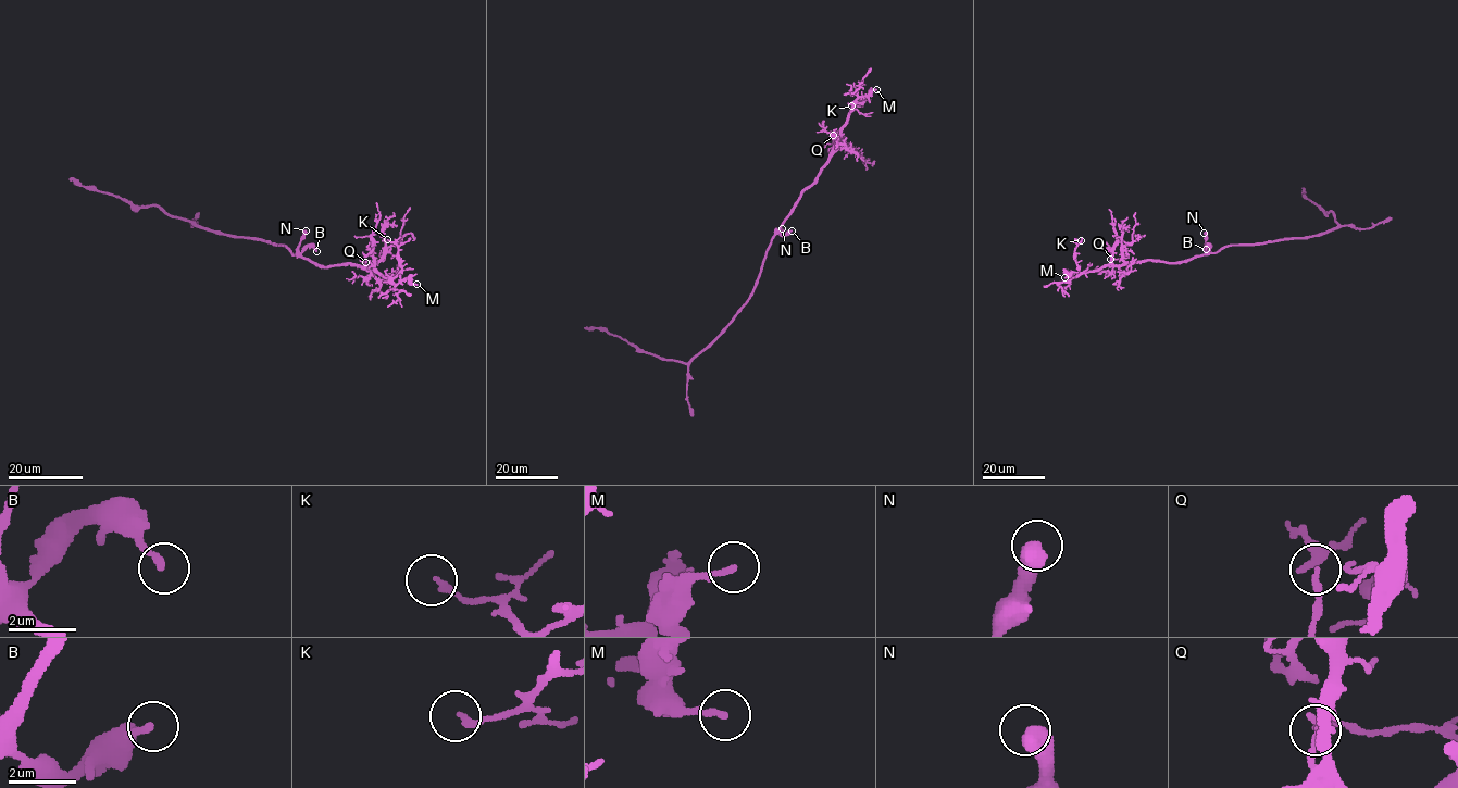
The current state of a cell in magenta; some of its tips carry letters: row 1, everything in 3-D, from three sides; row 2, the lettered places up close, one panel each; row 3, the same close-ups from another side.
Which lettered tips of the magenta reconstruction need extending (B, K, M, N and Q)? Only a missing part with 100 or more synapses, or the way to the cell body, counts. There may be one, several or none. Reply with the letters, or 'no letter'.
no letter

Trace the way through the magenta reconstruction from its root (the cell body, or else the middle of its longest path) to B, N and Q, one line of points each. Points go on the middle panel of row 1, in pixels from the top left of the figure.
B: (760, 267), (772, 238), (779, 233), (786, 235), (792, 230)
N: (760, 267), (774, 232), (782, 228)
Q: (760, 267), (774, 233), (827, 160), (833, 135)

